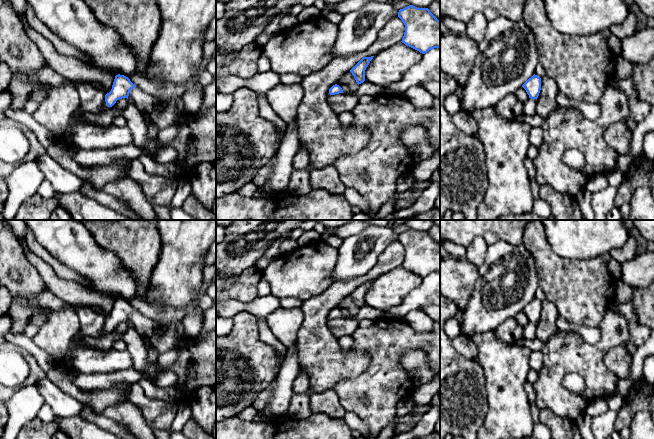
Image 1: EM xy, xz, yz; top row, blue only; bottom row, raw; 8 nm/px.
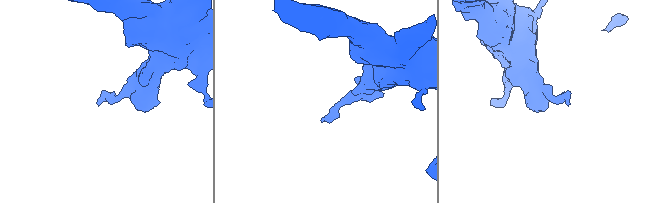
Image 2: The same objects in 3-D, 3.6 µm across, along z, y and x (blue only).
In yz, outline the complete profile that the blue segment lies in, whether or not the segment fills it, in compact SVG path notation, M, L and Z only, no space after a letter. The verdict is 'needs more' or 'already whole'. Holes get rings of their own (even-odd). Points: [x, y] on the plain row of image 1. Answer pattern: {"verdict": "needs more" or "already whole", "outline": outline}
{"verdict": "already whole", "outline": "M534 298L522 311L526 314L529 322L537 323L541 314L541 302Z"}

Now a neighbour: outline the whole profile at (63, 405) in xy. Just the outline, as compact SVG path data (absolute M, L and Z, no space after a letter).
M48 378L40 380L37 388L58 418L70 418L81 414L84 404L62 391Z

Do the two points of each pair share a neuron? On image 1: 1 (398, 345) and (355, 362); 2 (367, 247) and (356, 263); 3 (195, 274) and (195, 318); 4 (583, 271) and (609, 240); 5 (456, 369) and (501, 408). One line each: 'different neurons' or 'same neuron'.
1: different neurons
2: same neuron
3: different neurons
4: different neurons
5: different neurons

